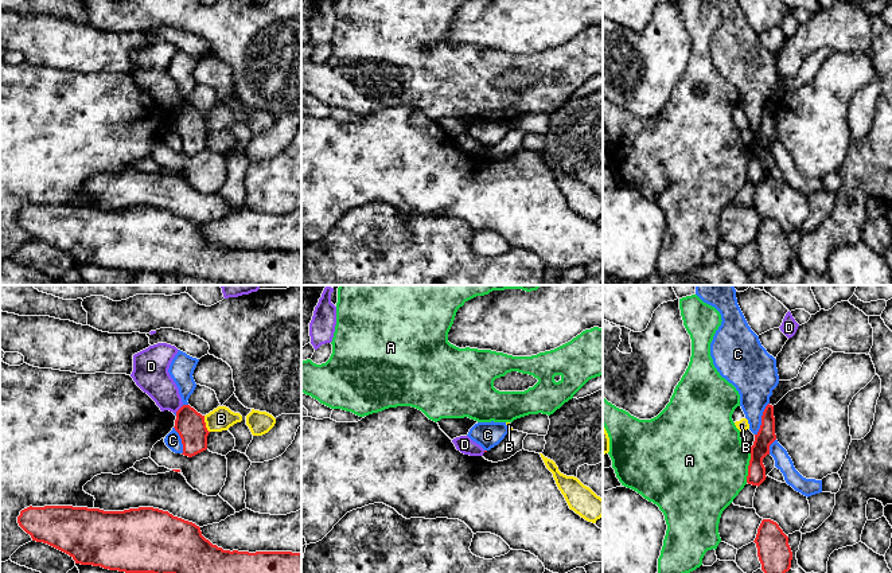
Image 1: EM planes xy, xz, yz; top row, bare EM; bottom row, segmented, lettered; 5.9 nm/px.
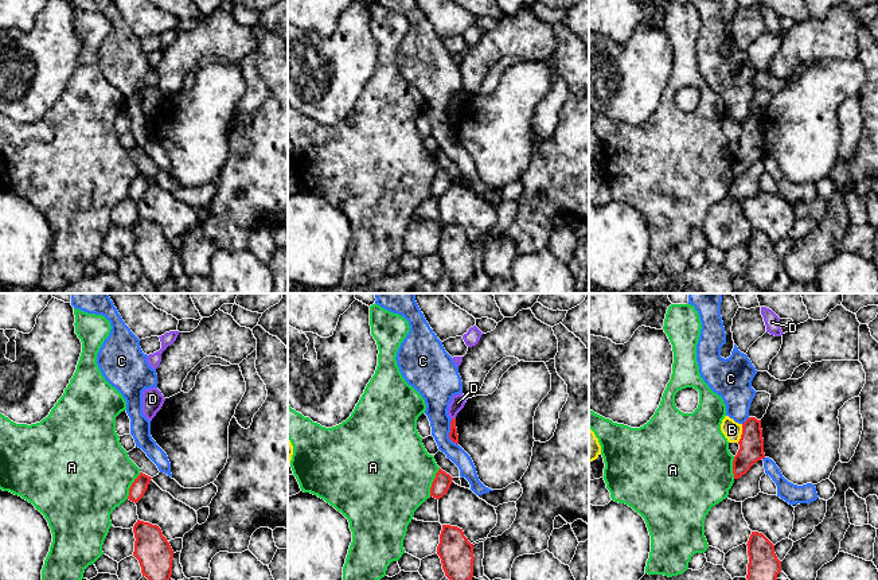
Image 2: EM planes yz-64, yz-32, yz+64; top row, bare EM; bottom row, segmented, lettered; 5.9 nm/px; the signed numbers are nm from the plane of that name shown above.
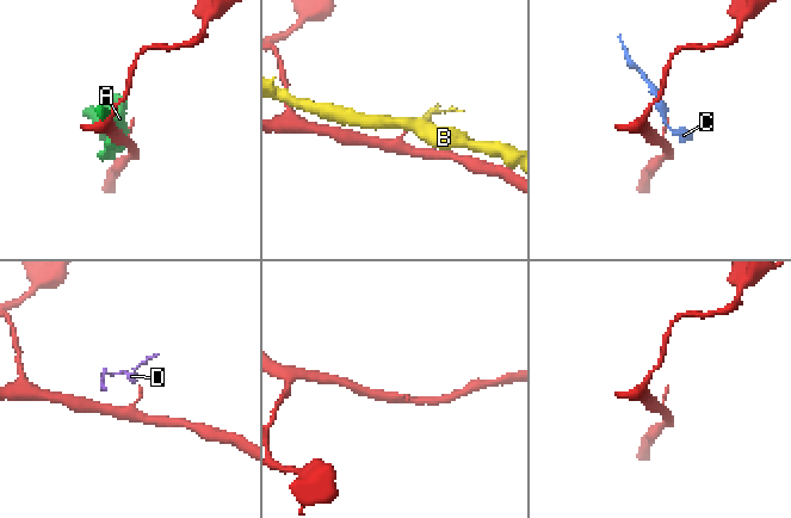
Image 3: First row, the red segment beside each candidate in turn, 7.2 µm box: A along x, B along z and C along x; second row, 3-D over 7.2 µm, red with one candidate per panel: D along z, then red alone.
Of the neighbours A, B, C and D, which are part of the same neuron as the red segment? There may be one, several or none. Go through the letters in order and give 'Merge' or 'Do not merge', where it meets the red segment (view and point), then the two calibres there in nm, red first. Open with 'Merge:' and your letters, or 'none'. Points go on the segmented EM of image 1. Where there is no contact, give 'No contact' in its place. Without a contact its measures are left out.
Merge: none
A: Do not merge. Touches red at yz (748, 466). Thickness 110 nm (red) against 500 nm
B: Do not merge. Touches red at xy (205, 424). Thickness 170 nm (red) against 140 nm
C: Do not merge. Touches red at yz (762, 418). Thickness 110 nm (red) against 260 nm
D: Do not merge. Touches red at xy (179, 409). Thickness 170 nm (red) against 200 nm

